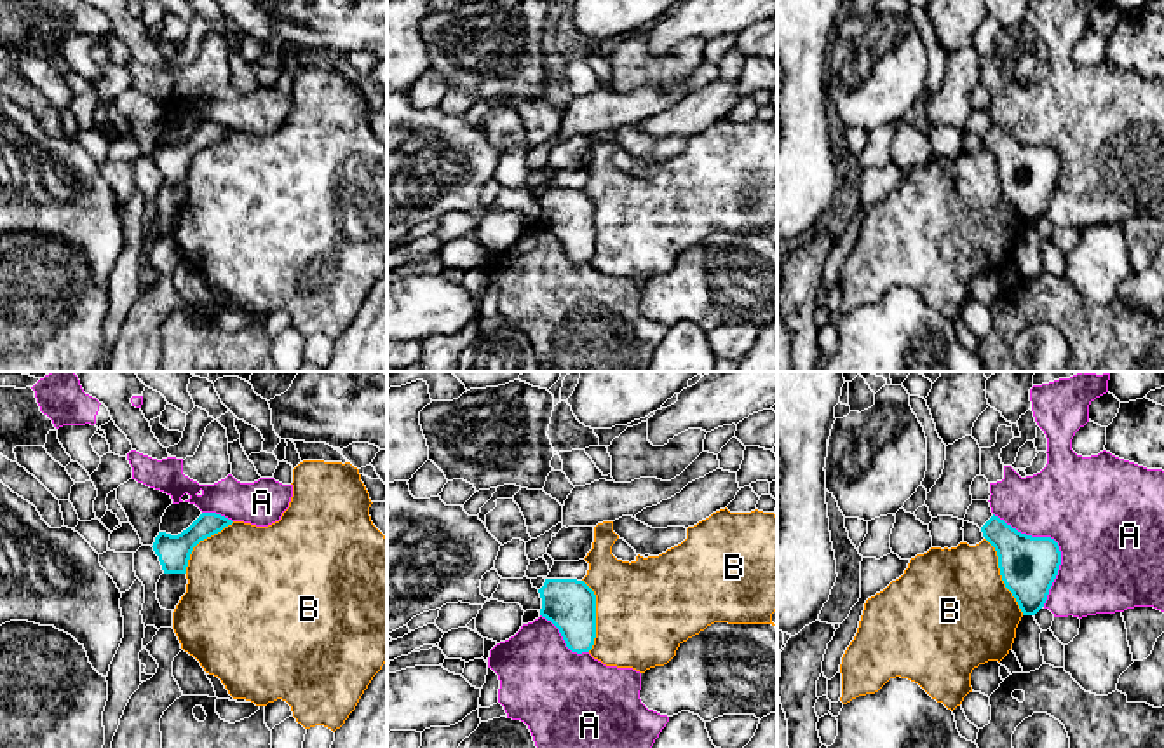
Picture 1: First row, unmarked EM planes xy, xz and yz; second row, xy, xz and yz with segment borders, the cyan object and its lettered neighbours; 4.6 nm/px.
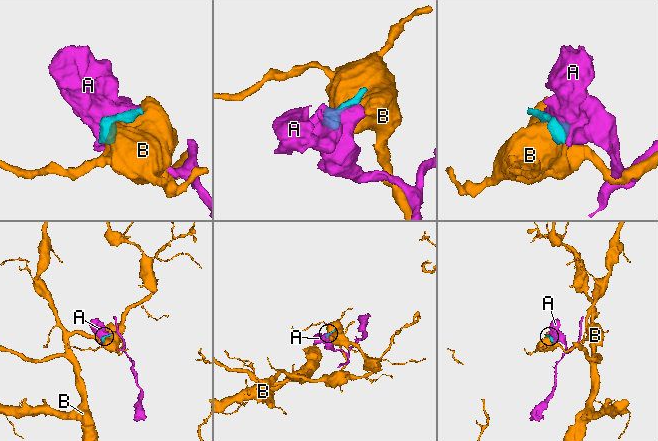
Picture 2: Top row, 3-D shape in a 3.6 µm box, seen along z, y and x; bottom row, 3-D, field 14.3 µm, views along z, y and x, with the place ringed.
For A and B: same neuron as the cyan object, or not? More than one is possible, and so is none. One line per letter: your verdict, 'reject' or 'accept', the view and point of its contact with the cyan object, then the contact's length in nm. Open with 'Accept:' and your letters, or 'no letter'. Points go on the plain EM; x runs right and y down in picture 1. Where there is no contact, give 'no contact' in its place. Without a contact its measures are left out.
Accept: no letter
A: reject; meets cyan in yz at (1056, 152); contact 500 nm long
B: reject; meets cyan in yz at (1001, 183); contact 400 nm long

